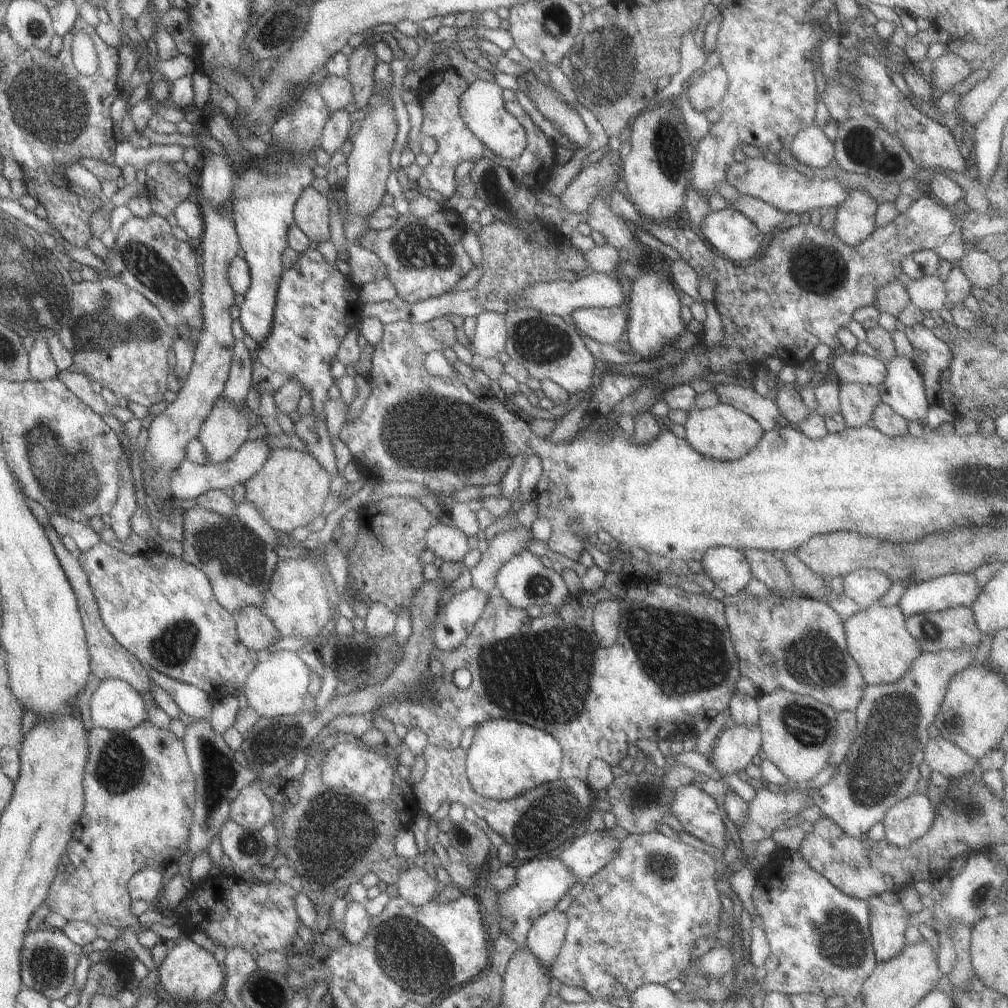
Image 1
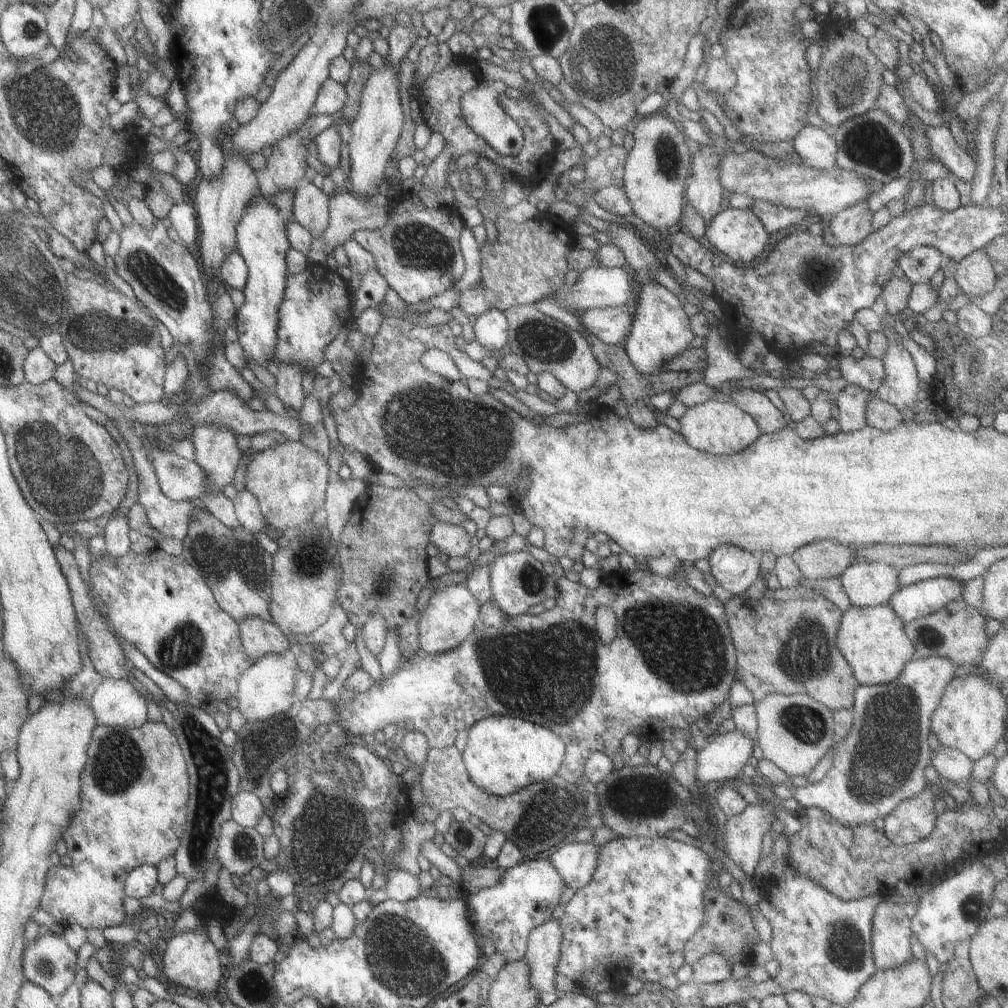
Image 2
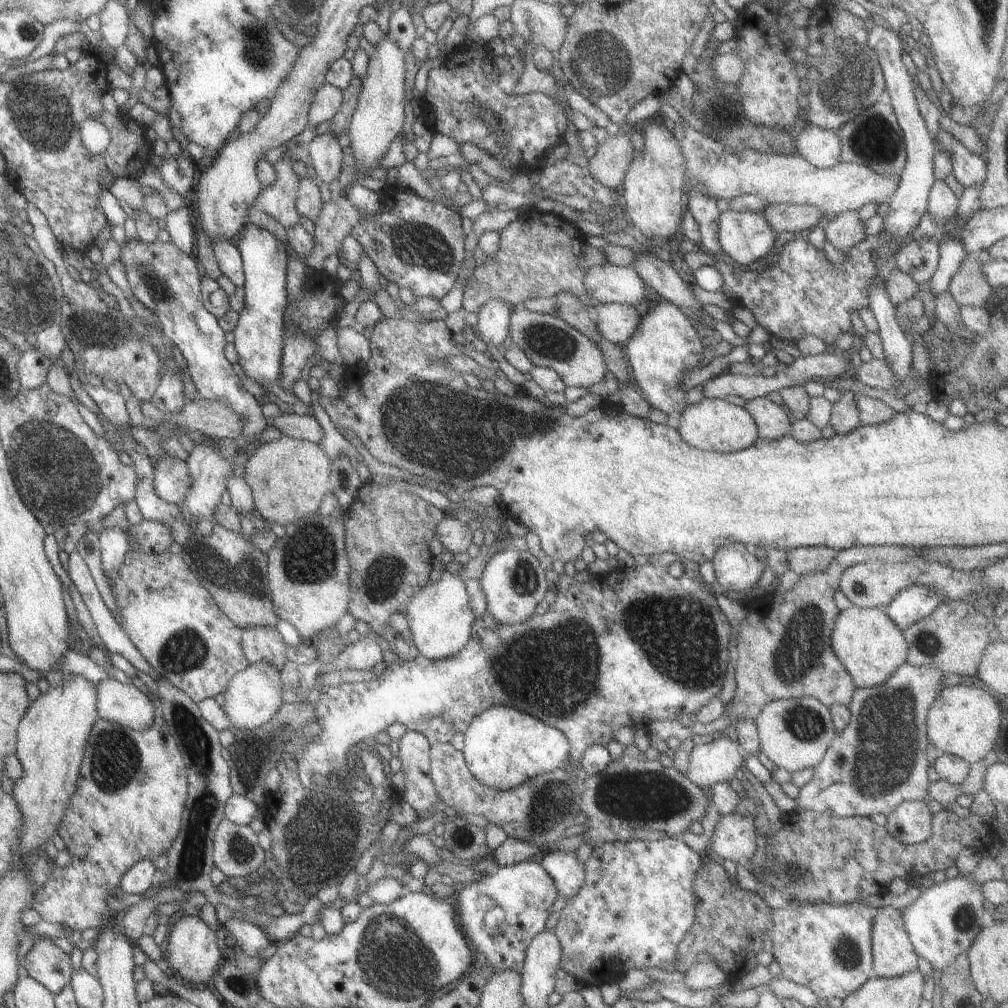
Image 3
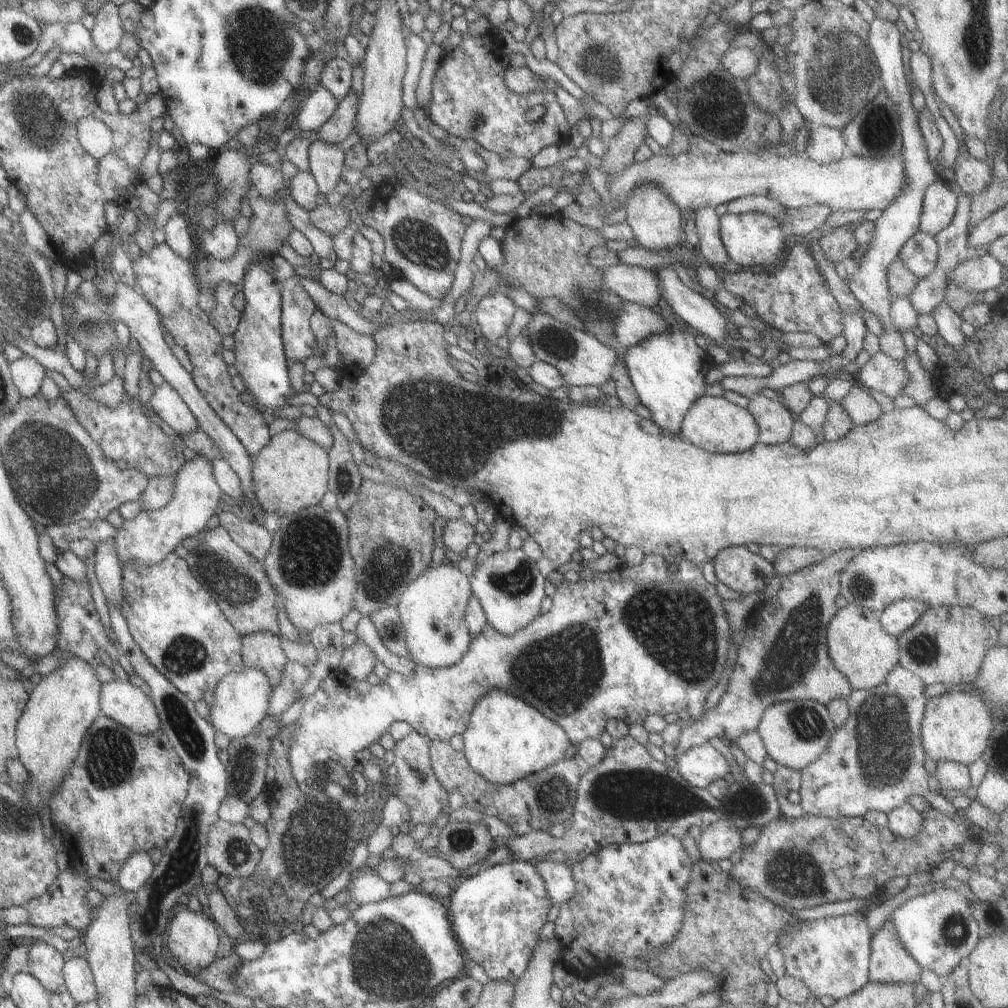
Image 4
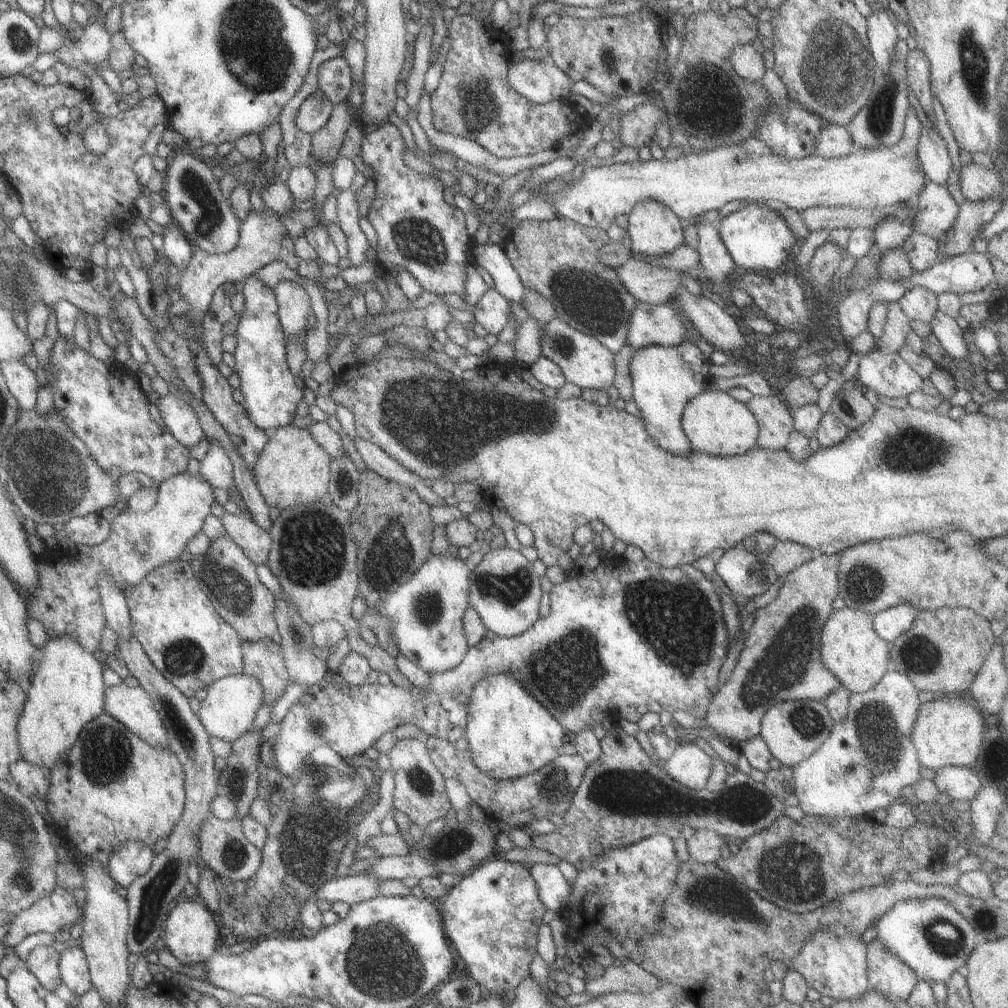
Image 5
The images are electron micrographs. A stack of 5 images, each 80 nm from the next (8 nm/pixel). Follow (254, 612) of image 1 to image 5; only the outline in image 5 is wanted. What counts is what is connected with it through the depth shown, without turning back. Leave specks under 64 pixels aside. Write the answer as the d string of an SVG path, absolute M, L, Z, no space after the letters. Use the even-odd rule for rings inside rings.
M269 639L242 641L240 655L241 673L255 677L262 686L262 706L275 703L289 683L279 644Z

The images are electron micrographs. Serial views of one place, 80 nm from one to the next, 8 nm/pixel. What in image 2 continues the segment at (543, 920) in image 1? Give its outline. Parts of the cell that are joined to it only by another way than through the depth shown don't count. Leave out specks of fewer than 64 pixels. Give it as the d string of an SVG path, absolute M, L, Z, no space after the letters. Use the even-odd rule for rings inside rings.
M549 919L547 922L539 924L534 930L531 930L527 938L523 960L525 960L527 970L529 970L529 988L537 992L538 1000L535 1007L540 1005L539 994L555 992L555 966L557 965L560 954L561 936L561 928L559 928L557 920Z

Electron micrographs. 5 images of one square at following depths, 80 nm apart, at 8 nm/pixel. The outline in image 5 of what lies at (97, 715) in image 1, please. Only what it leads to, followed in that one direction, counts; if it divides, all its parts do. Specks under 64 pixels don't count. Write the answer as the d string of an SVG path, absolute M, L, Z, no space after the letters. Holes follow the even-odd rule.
M123 681L104 688L103 713L120 722L152 747L167 747L168 740L151 698L141 686L127 687Z

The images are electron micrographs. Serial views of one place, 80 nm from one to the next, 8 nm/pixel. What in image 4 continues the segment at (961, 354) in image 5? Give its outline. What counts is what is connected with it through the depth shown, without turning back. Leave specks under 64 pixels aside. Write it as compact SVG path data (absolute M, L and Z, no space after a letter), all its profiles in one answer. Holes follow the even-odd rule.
M945 301L938 302L930 314L937 326L936 333L947 345L955 349L967 343L968 340L959 329L960 313L956 313Z

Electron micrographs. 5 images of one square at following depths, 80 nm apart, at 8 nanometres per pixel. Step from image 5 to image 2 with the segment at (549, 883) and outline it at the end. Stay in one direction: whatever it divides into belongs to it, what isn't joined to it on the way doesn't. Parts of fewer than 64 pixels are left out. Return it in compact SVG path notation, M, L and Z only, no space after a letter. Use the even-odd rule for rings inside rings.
M567 840L544 857L547 864L559 874L563 886L577 891L589 882L595 870L597 848L591 841L574 843Z

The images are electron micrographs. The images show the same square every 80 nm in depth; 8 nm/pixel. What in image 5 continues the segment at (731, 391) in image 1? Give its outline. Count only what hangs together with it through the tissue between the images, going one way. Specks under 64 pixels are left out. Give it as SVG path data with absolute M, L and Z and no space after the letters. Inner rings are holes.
M775 390L768 396L751 395L744 405L758 424L755 446L770 451L783 449L794 428L791 412Z

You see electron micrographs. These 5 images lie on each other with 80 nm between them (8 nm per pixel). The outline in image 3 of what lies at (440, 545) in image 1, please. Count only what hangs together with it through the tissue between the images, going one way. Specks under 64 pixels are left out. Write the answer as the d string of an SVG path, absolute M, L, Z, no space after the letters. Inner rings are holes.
M443 517L434 530L435 540L451 554L465 553L472 544L472 531L466 523Z

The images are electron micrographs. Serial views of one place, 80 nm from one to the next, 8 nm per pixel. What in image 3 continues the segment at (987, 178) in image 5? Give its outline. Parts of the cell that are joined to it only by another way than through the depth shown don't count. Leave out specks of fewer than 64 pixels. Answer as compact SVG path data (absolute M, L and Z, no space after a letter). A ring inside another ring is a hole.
M941 129L936 132L932 142L937 151L949 157L950 174L963 188L981 184L986 169L982 156L972 153L952 135Z

